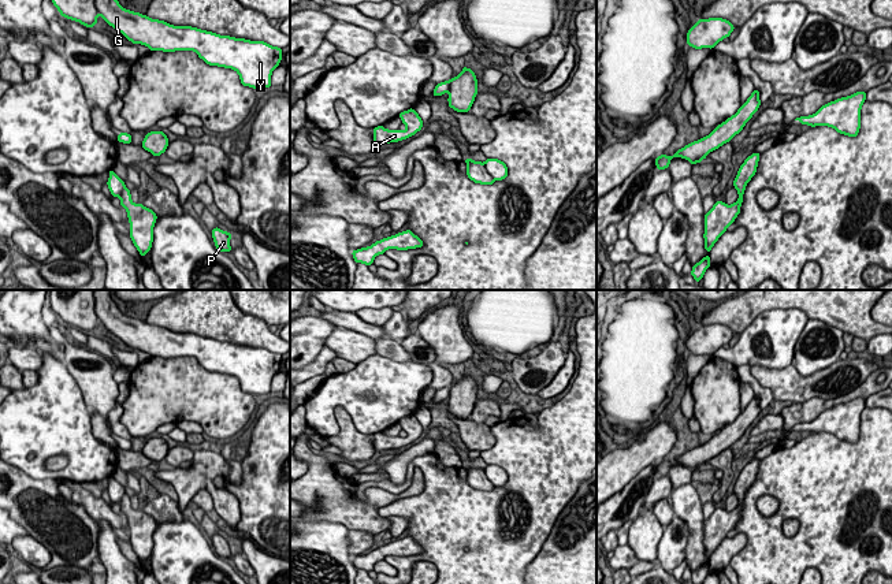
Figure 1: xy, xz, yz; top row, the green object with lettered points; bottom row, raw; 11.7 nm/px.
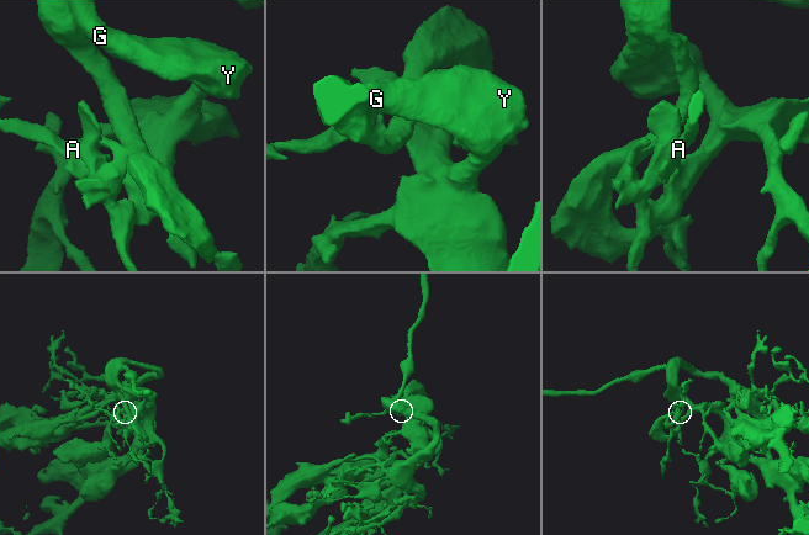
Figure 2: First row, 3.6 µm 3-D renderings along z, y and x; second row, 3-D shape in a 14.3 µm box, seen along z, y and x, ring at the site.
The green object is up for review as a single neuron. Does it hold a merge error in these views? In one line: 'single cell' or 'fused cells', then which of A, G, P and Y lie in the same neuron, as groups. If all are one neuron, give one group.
single cell; A G P Y

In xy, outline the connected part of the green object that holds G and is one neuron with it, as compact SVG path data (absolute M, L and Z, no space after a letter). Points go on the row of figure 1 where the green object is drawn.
M52 0L62 16L93 27L100 15L131 44L150 51L194 51L209 66L235 70L241 83L253 89L271 86L272 71L282 49L264 41L250 41L192 26L174 26L123 8L118 0Z

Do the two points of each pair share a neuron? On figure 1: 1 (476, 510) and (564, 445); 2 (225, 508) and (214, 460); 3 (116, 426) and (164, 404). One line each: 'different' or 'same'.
1: same
2: same
3: different

